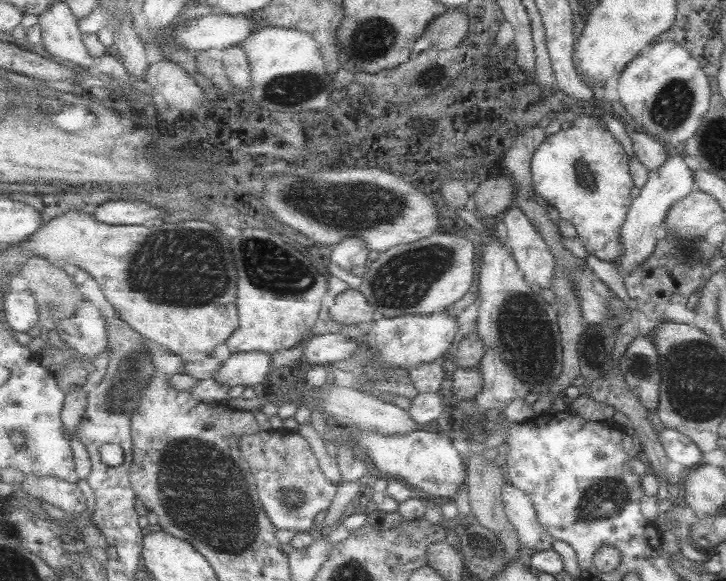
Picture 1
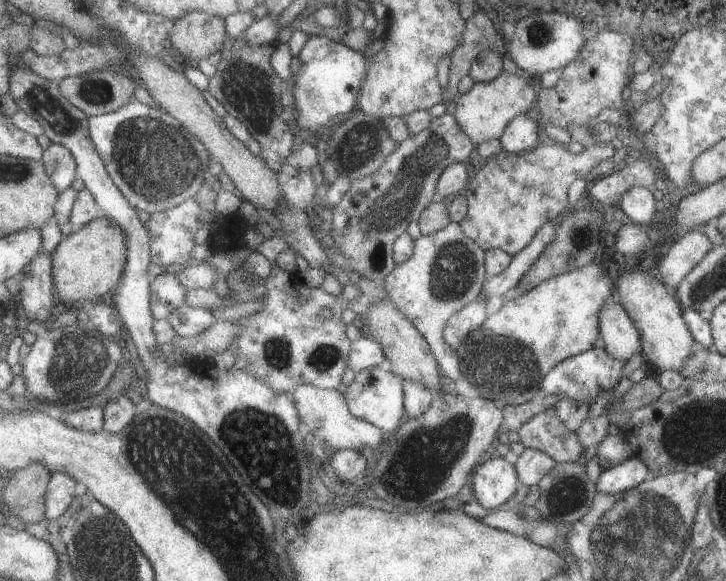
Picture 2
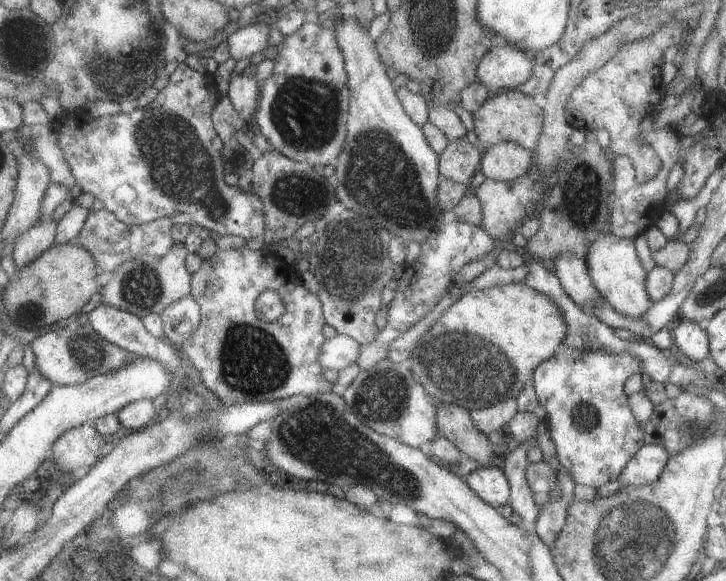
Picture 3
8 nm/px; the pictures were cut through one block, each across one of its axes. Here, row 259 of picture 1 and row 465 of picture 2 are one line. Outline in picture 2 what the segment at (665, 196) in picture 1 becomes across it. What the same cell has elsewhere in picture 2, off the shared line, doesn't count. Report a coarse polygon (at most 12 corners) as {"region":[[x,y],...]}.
{"region":[[633,456],[603,470],[597,486],[623,494],[651,478],[651,466]]}

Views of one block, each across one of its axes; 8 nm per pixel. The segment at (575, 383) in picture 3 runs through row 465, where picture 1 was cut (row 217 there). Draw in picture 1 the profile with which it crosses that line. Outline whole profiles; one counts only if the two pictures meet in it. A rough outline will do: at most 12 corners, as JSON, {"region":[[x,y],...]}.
{"region":[[601,116],[545,138],[533,186],[617,262],[635,200]]}

